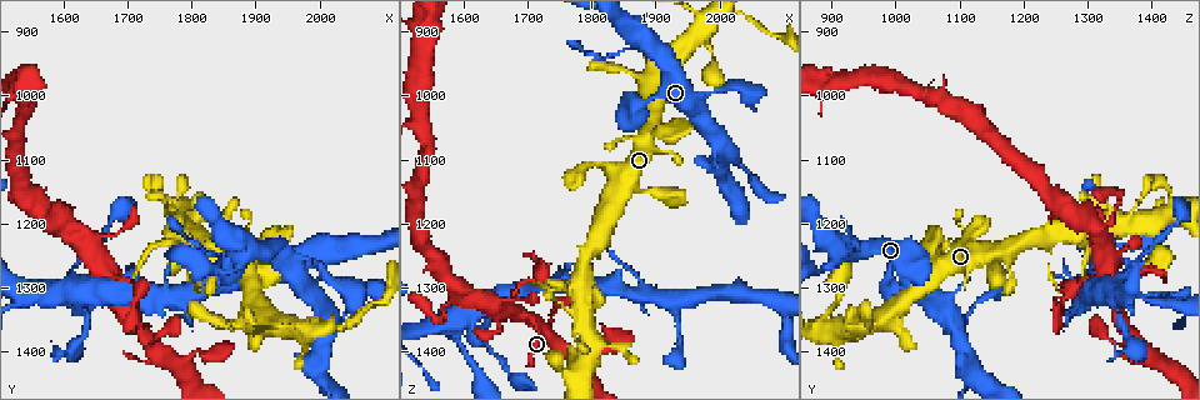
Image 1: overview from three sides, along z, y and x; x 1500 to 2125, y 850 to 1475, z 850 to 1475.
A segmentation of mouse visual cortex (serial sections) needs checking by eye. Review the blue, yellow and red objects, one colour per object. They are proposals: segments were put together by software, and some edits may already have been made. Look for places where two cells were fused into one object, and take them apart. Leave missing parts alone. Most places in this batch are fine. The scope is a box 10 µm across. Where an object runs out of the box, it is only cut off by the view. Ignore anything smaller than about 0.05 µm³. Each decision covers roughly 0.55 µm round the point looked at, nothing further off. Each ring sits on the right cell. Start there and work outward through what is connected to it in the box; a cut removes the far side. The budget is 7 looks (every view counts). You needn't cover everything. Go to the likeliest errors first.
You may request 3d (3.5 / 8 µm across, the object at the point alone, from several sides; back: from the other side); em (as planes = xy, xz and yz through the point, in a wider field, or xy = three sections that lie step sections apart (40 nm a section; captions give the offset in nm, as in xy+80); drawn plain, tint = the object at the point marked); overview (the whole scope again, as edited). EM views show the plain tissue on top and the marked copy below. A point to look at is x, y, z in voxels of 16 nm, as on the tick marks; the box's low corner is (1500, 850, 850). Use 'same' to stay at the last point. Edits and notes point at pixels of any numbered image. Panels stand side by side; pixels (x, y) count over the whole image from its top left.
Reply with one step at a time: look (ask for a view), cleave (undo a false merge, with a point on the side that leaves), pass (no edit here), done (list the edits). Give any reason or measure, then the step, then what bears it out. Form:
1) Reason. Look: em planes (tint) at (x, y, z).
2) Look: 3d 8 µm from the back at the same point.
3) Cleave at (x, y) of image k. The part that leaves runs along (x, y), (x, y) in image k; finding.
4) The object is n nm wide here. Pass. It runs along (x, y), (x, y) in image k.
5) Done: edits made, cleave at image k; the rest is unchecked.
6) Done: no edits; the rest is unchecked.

Small branch off a trunk. Look: 3d 3.5 µm from the back at (1975, 1380, 910).

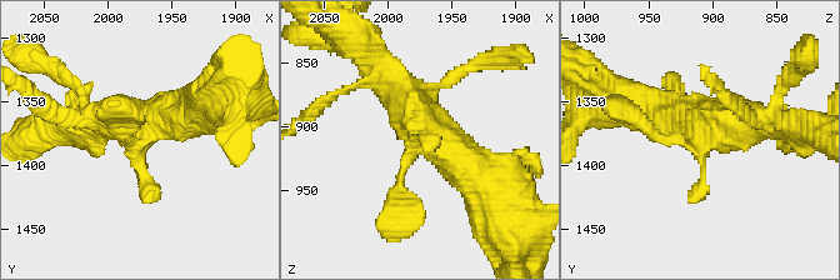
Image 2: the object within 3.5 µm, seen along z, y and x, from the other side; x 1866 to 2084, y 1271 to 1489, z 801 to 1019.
Look: em xy step 3 (tint) at (1972, 1380, 908).

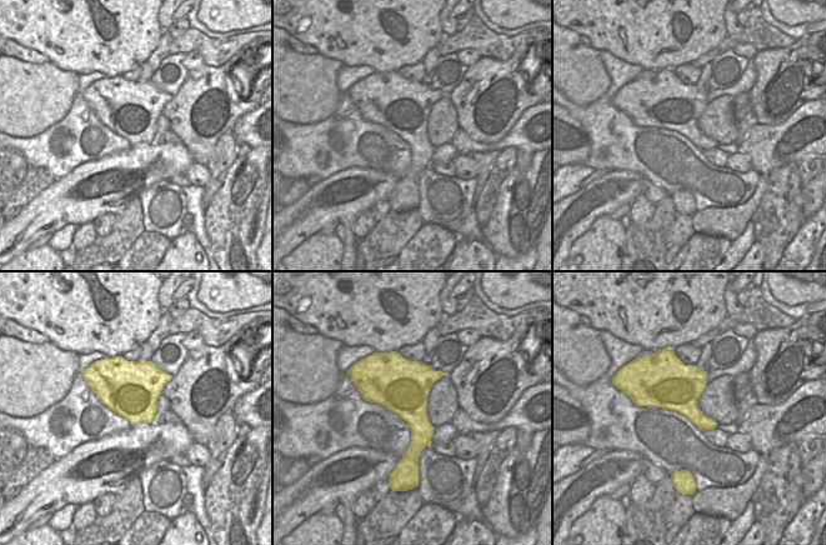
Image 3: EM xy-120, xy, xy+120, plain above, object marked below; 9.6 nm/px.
Pass. It runs along (491, 195), (408, 96), (376, 78) in image 2; all the same cell.

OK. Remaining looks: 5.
A fork. Look: em xy step 3 (tint) at (1665, 1280, 1330).

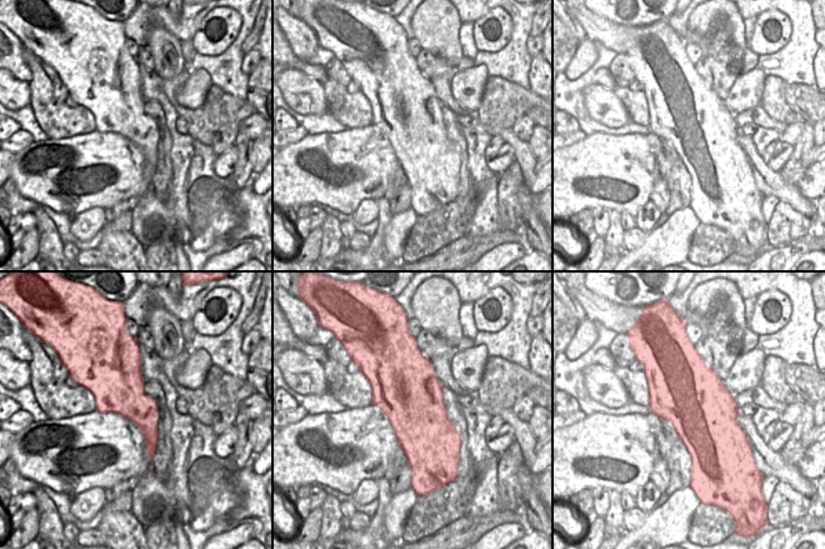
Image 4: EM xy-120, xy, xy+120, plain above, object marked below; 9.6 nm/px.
Look: 3d 3.5 µm at the same point.

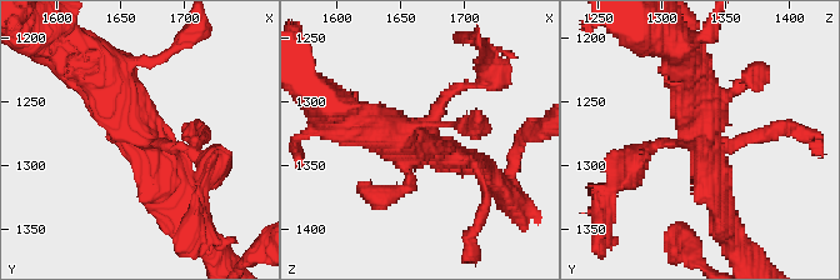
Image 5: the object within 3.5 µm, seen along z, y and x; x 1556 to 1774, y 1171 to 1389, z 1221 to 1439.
Pass. It runs along (195, 148), (164, 168), (91, 71) in image 5; all the same cell.

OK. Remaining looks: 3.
Abrupt turn. Look: 3d 3.5 µm at (2010, 1365, 1095).

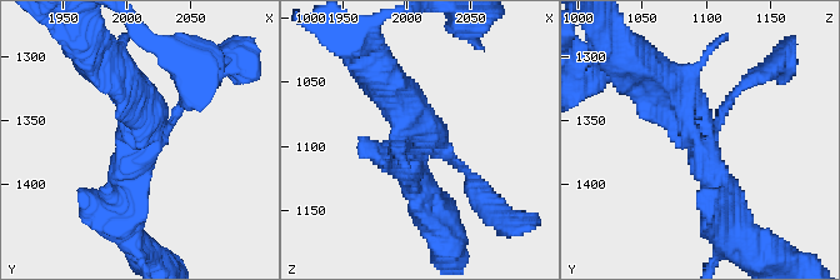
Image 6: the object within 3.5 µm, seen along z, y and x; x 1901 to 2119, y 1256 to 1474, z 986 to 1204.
Look: em planes (tint) at (2016, 1360, 1092).

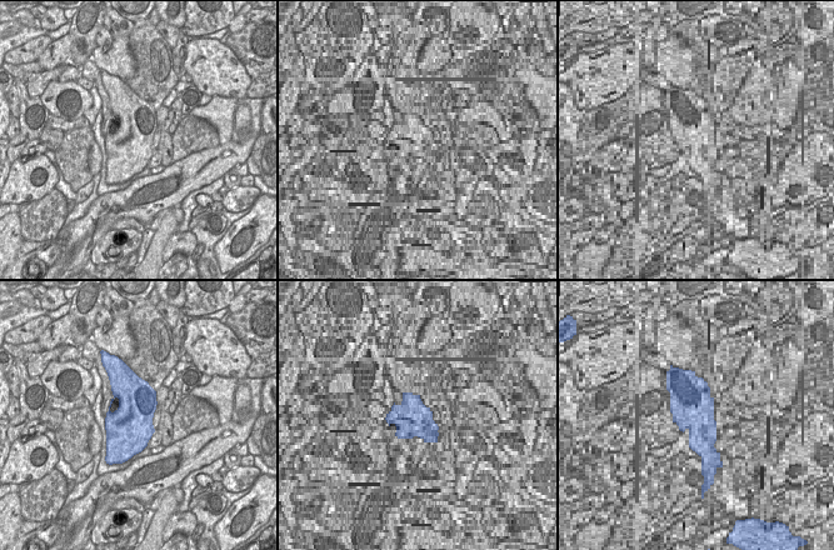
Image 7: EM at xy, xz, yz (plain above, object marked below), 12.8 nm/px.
Look: em xy step 3 (tint) at the same point.

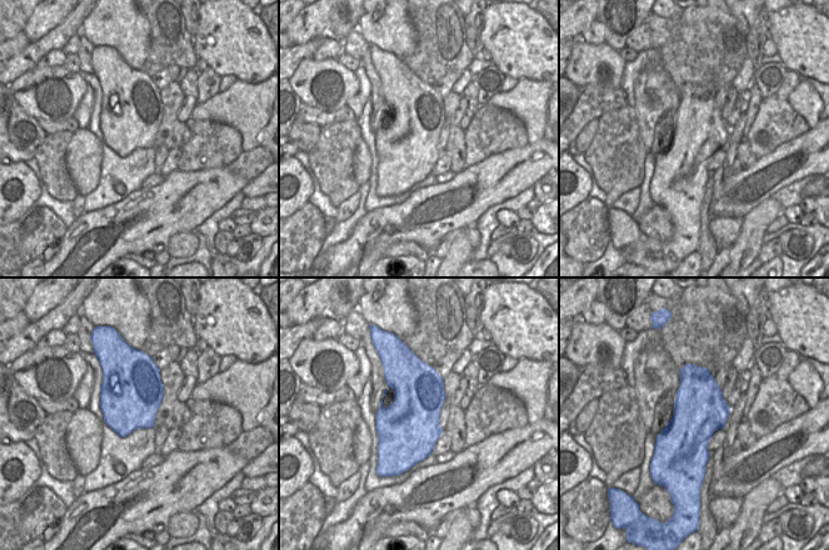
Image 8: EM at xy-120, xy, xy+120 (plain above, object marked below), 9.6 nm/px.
The arms are 100, 350, 500 nm wide. Pass. It runs along (653, 78), (689, 108), (724, 208) in image 6; continuous, no second cell.

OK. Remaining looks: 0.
Done: no edits; the rest is unchecked.

